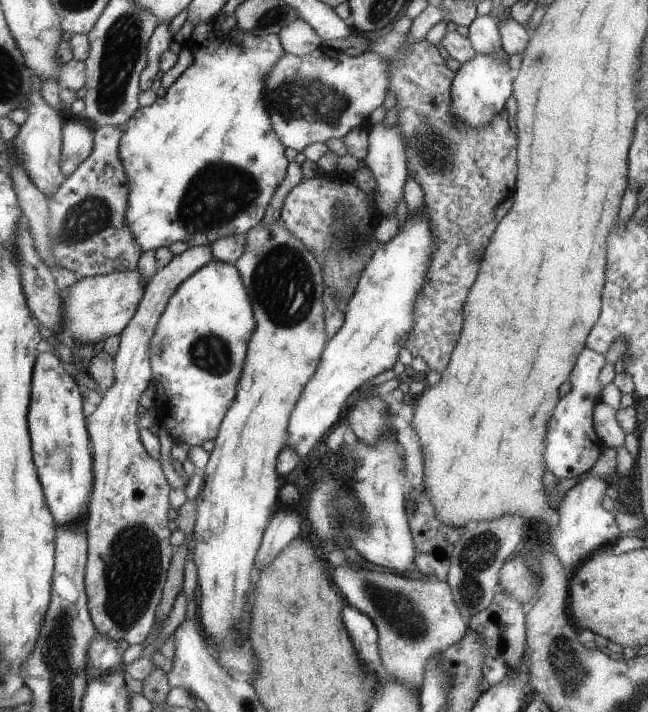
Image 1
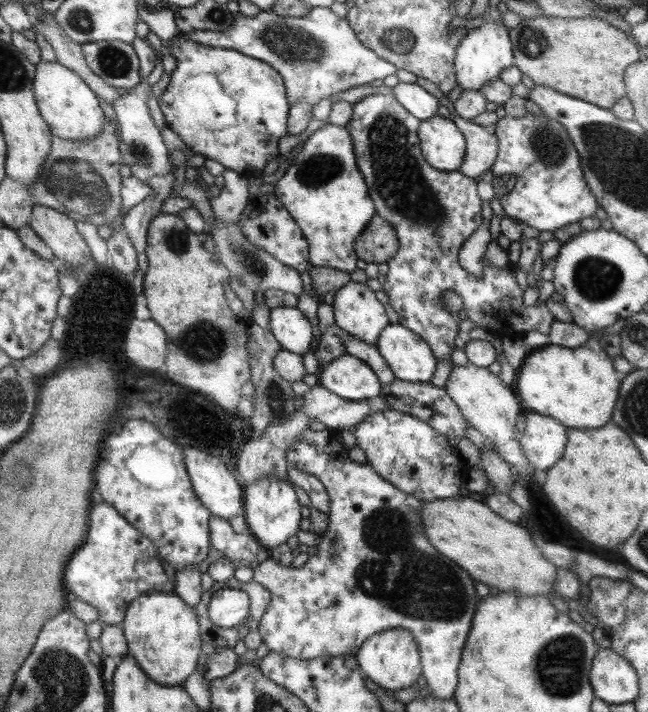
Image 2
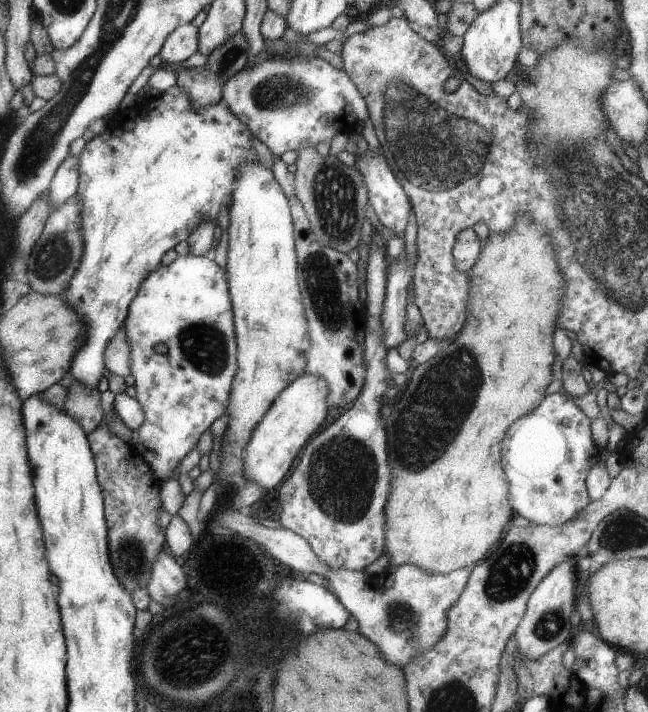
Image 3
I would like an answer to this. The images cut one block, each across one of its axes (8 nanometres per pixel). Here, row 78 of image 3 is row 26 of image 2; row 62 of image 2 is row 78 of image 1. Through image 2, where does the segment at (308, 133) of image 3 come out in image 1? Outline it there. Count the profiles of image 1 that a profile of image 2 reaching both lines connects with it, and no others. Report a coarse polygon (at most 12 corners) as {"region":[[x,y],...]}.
{"region":[[322,46],[264,78],[284,148],[340,139],[382,104],[388,62]]}

